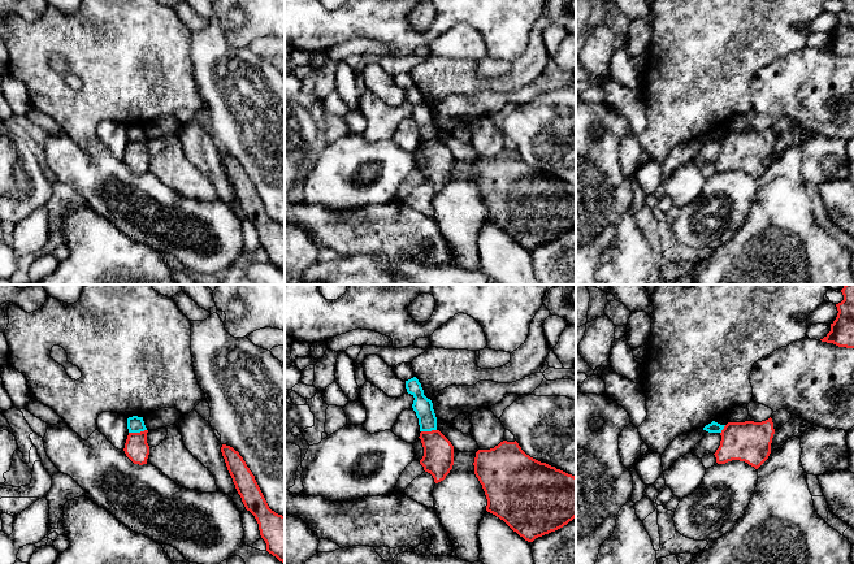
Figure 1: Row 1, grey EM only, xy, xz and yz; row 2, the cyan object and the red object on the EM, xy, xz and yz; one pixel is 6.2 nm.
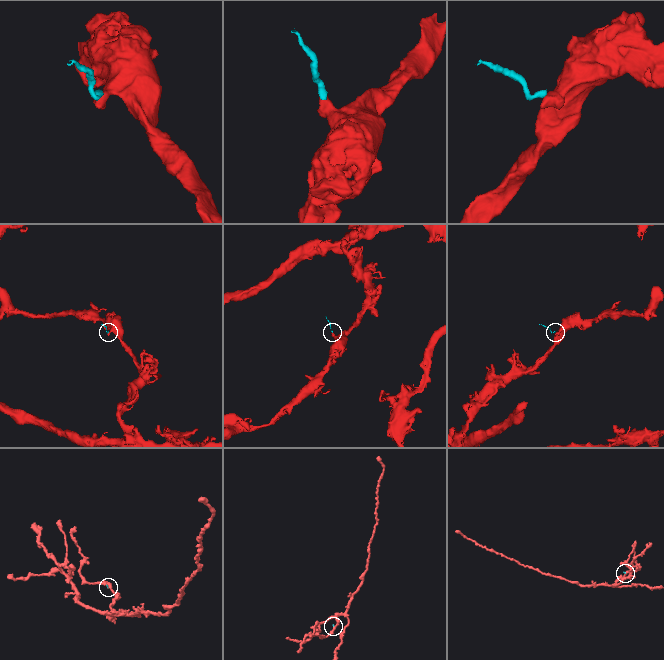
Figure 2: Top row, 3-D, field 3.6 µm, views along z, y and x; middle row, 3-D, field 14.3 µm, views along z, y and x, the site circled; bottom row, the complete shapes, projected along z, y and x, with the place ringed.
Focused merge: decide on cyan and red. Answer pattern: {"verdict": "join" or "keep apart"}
{"verdict": "keep apart"}

